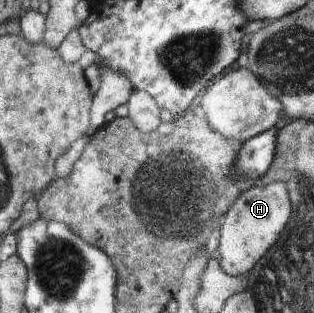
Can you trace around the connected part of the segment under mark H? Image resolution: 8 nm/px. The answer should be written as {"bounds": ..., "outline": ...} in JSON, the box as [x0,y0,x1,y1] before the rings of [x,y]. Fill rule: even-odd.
{"bounds":[219,182,292,276],"outline":[[[284,182],[257,184],[244,191],[229,208],[219,232],[220,264],[229,276],[247,275],[276,244],[291,218],[292,203]]]}

